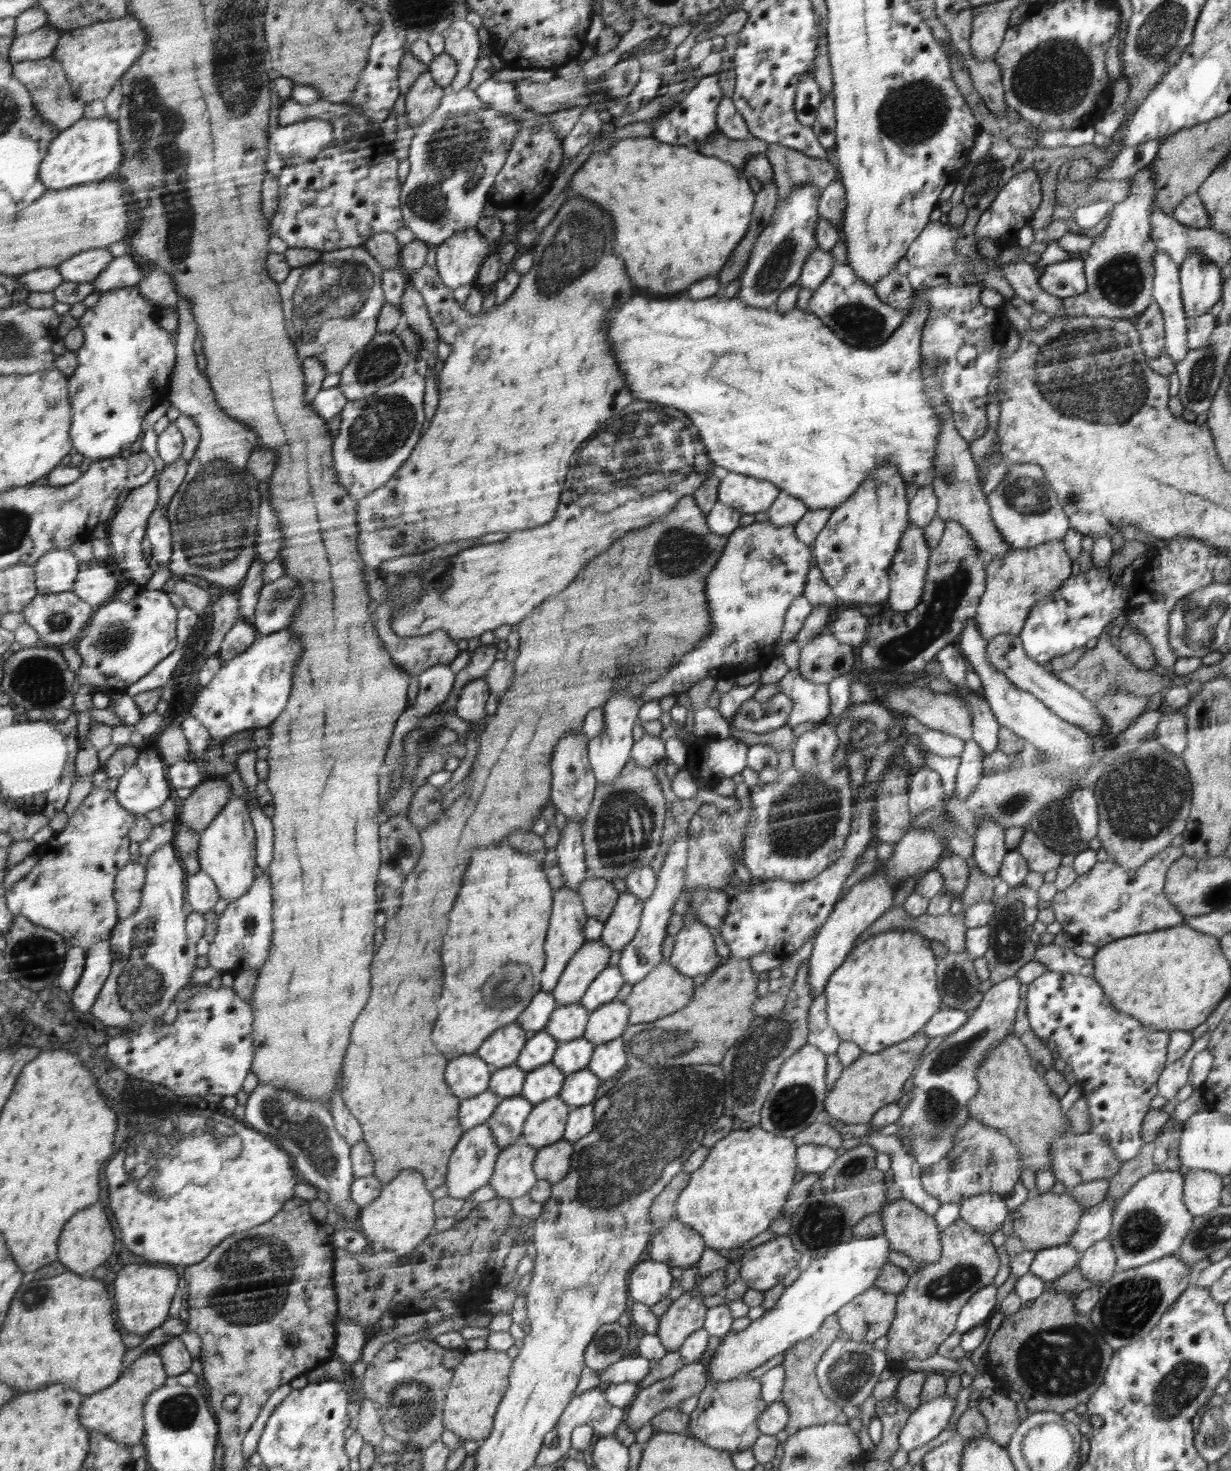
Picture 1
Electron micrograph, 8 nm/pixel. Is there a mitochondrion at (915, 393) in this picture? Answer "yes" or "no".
no

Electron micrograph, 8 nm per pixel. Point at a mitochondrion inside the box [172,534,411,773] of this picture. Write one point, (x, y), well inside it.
(281, 598)

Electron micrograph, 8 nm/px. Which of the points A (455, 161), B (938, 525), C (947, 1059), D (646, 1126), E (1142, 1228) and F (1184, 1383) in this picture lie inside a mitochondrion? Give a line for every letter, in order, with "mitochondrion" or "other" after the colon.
A: mitochondrion
B: other
C: mitochondrion
D: mitochondrion
E: mitochondrion
F: mitochondrion

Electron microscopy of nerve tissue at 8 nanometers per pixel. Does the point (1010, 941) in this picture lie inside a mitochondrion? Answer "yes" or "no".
yes

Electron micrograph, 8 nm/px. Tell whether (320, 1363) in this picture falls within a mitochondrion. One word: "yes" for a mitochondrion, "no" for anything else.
no

